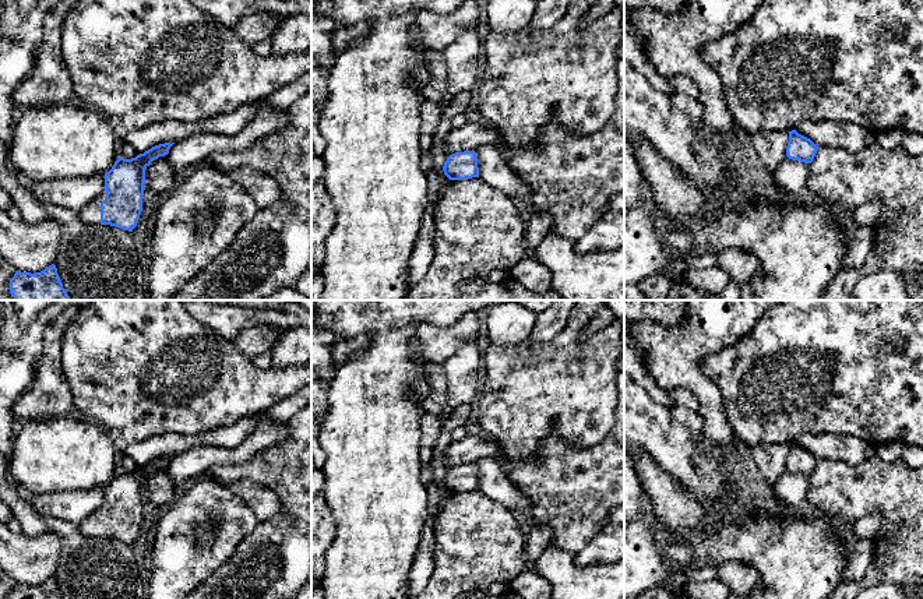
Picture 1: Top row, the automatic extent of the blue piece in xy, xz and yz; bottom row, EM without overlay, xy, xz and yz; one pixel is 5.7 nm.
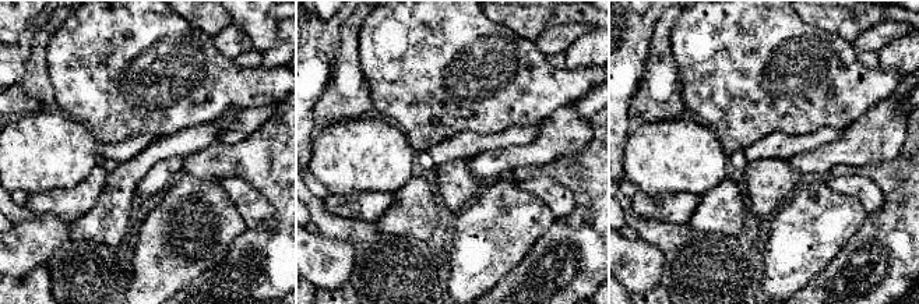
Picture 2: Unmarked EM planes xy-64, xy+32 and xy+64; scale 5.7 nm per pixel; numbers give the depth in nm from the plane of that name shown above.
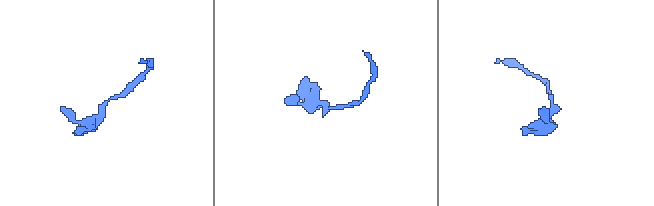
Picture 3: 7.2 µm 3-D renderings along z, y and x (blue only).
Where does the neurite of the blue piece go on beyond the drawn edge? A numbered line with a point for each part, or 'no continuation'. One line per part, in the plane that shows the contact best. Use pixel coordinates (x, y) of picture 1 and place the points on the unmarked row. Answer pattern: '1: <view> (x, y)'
1: xy (90, 527)

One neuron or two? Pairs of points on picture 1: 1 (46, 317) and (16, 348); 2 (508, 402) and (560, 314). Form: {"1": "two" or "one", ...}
{"1": "one", "2": "two"}

